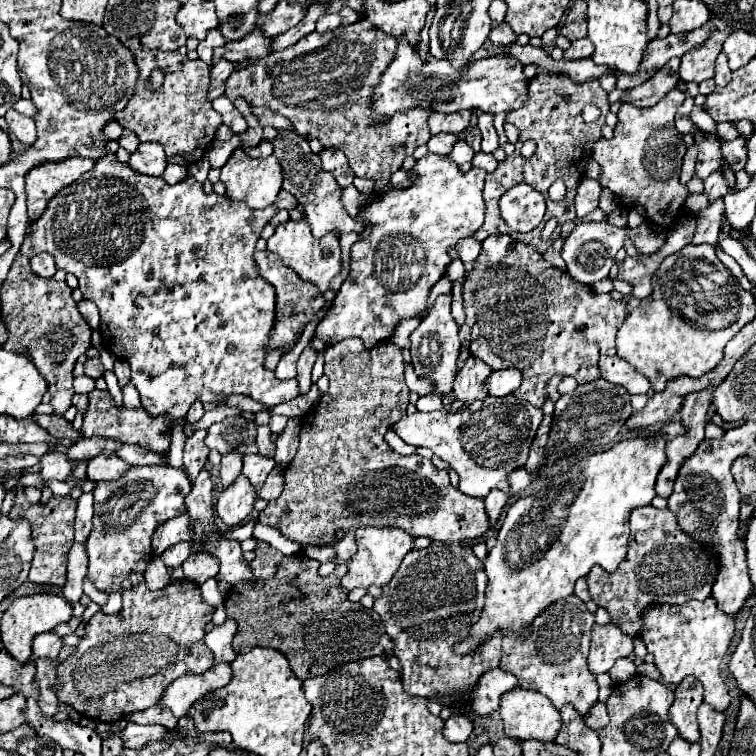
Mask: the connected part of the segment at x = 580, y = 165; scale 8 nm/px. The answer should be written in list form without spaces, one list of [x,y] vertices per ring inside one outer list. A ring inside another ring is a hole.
[[[542,72],[538,76],[532,78],[530,86],[528,86],[528,100],[520,110],[508,112],[506,114],[506,122],[512,122],[518,130],[520,130],[520,140],[516,144],[516,152],[512,156],[508,156],[504,162],[498,164],[496,172],[486,176],[486,186],[484,186],[484,200],[486,200],[486,220],[480,226],[480,230],[474,234],[476,240],[486,240],[490,234],[496,232],[510,232],[508,224],[502,220],[500,216],[500,208],[498,208],[498,200],[504,192],[508,192],[512,186],[520,184],[520,182],[528,182],[532,188],[536,188],[548,204],[546,216],[542,222],[546,224],[550,218],[558,220],[558,226],[554,232],[560,232],[562,224],[566,220],[574,220],[576,218],[576,210],[574,210],[574,194],[576,194],[576,186],[580,182],[580,178],[584,176],[586,170],[586,162],[592,156],[592,148],[594,144],[602,138],[600,130],[604,126],[604,118],[610,112],[610,104],[608,104],[608,94],[602,90],[598,80],[586,80],[584,84],[576,84],[572,80],[568,80],[568,76],[558,76],[556,72]],[[586,104],[594,104],[600,108],[600,118],[592,124],[586,124],[582,120],[582,110]],[[526,140],[534,140],[536,142],[536,152],[532,158],[524,158],[520,154],[520,148]],[[558,178],[562,178],[566,182],[566,196],[562,198],[562,202],[552,202],[548,198],[548,188],[552,182],[556,182]]]

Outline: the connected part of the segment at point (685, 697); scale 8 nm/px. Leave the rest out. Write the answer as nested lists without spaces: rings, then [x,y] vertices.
[[[688,676],[676,686],[674,694],[676,698],[674,704],[670,706],[670,720],[678,726],[680,736],[684,740],[698,742],[700,730],[696,720],[696,710],[702,704],[702,684],[694,676]]]

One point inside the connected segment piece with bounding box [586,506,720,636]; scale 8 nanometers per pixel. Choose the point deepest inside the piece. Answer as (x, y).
(661, 567)

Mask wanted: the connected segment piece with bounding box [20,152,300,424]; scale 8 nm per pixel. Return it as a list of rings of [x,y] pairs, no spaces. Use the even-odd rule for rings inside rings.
[[[108,152],[104,158],[100,158],[94,166],[94,170],[86,172],[84,178],[78,178],[76,182],[72,182],[70,186],[62,188],[46,206],[46,210],[30,222],[30,230],[20,246],[20,252],[26,256],[34,256],[36,252],[48,252],[56,258],[56,266],[64,272],[70,272],[78,278],[80,290],[84,294],[86,300],[92,300],[98,310],[100,310],[100,334],[102,334],[102,344],[104,348],[114,354],[120,360],[126,360],[132,366],[132,384],[136,386],[136,390],[140,392],[142,398],[142,406],[150,416],[168,416],[168,424],[172,424],[178,418],[184,418],[188,408],[200,400],[200,402],[214,402],[216,396],[230,396],[230,394],[244,394],[250,396],[266,406],[276,406],[282,402],[290,402],[300,394],[298,382],[296,380],[278,380],[274,376],[274,372],[264,372],[264,346],[270,334],[270,328],[274,324],[274,308],[276,308],[276,294],[274,288],[258,274],[258,268],[254,264],[254,250],[256,250],[256,242],[260,238],[262,228],[272,220],[272,216],[282,208],[292,210],[296,208],[296,198],[292,194],[288,194],[286,190],[280,192],[280,196],[276,198],[278,202],[270,204],[264,210],[252,210],[246,204],[240,202],[232,202],[228,200],[228,196],[218,196],[218,194],[204,194],[202,184],[196,182],[192,176],[186,178],[180,184],[166,184],[162,178],[152,178],[152,176],[144,176],[134,172],[128,164],[118,162],[116,154]]]

